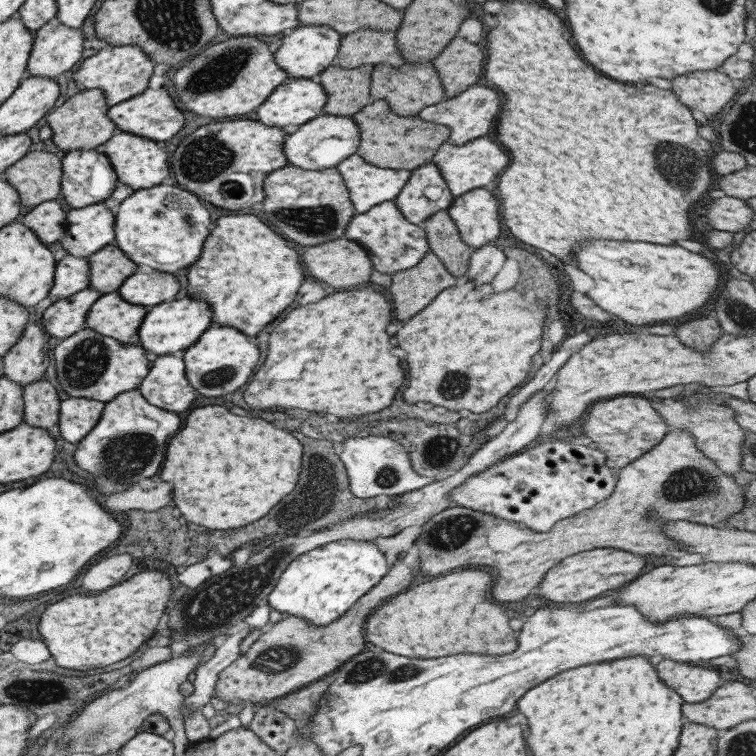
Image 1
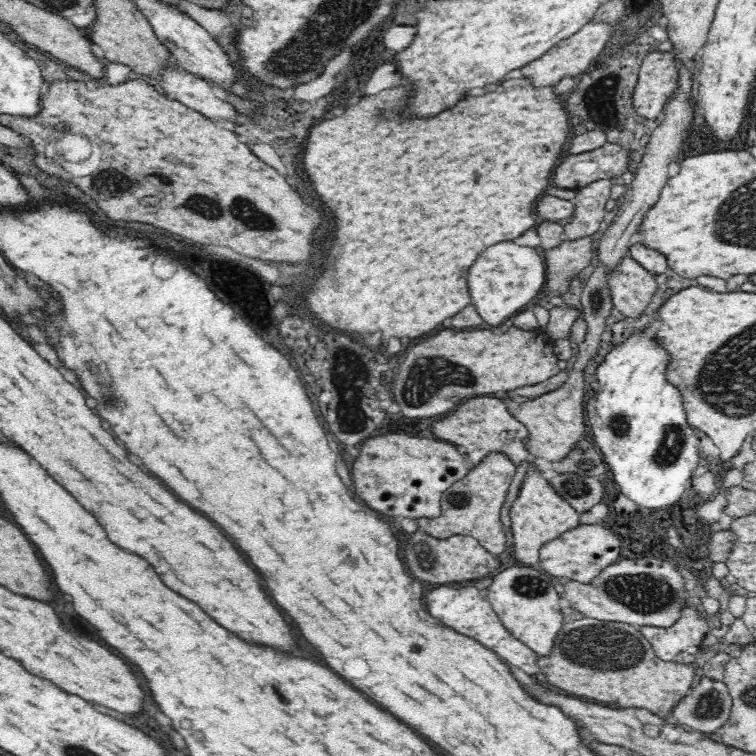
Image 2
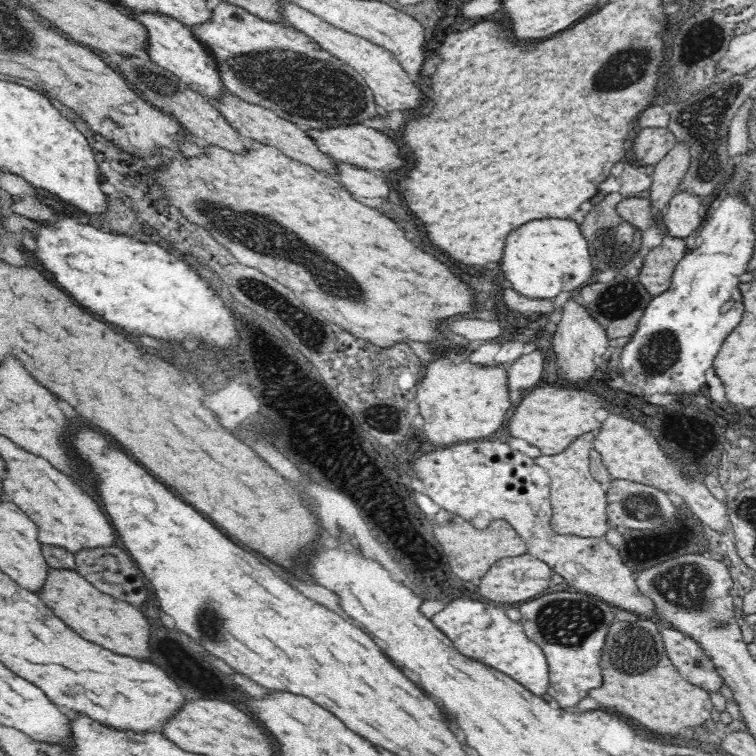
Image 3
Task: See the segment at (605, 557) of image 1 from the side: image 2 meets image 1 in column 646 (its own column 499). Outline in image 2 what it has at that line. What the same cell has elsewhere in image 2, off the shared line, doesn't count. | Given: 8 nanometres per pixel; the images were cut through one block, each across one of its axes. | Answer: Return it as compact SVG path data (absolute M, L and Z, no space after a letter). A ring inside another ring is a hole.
M417 530L410 534L404 544L404 562L410 568L410 572L424 580L434 584L446 584L446 582L462 582L462 580L476 580L494 574L500 562L496 555L486 551L475 537L463 534L454 534L450 538L434 538L428 533ZM432 564L450 564L450 566L432 566Z

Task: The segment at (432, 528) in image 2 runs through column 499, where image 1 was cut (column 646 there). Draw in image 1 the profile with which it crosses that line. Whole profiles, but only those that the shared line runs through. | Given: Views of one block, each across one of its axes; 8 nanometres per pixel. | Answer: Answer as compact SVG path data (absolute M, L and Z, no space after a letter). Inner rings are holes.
M668 429L657 445L616 471L617 482L615 482L615 488L609 498L598 502L591 508L555 522L547 532L535 532L527 527L521 527L523 524L459 505L447 507L423 524L414 541L418 549L418 574L433 578L437 574L443 574L443 572L459 568L459 566L489 565L491 574L495 576L491 596L495 596L495 600L499 600L499 602L507 602L507 600L515 602L515 600L521 600L527 596L543 581L547 570L567 556L605 547L631 551L636 555L665 556L665 554L672 554L680 550L677 541L667 537L661 529L667 520L673 520L673 522L683 520L695 522L695 524L705 524L705 526L721 524L731 527L726 523L719 522L720 515L739 512L745 504L742 485L737 484L729 473L721 471L711 459L697 450L697 447L693 445L693 435L687 429Z

